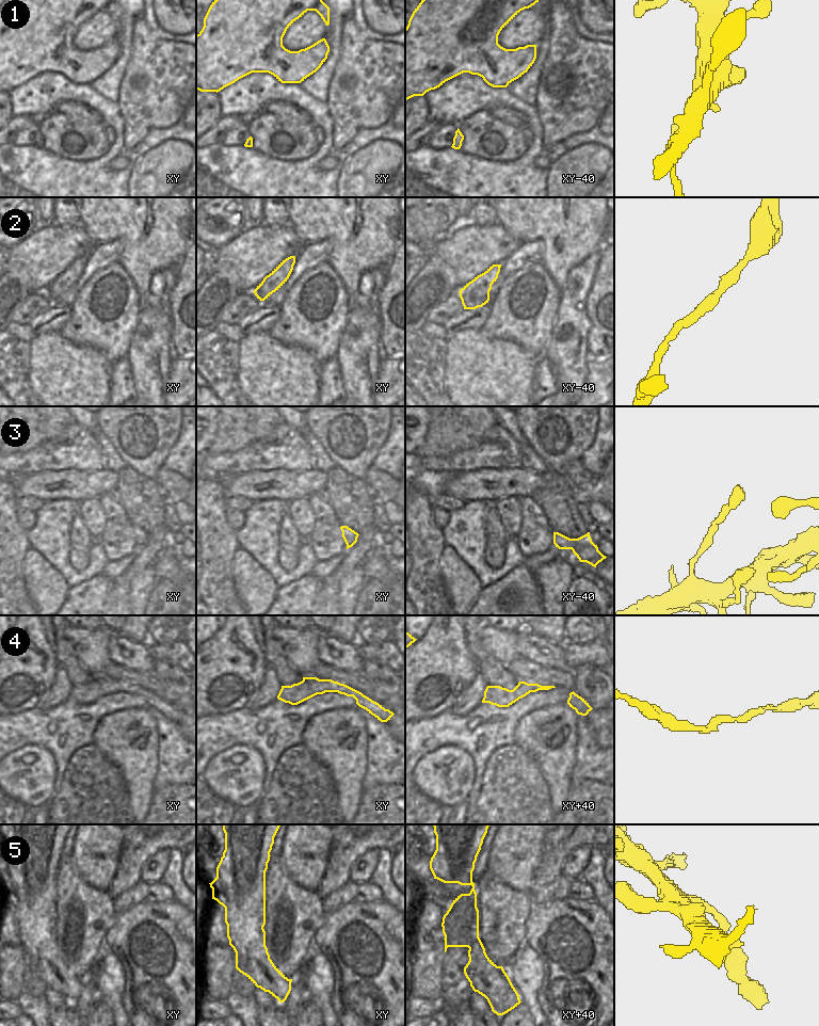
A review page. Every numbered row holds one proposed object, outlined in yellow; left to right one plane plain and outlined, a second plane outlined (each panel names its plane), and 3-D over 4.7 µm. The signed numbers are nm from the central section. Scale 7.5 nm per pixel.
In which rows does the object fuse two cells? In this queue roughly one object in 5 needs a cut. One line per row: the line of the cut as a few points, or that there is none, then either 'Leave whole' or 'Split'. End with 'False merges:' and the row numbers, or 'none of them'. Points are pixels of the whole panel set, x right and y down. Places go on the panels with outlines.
1: No split. Leave whole
2: No split. Leave whole
3: No split. Leave whole
4: No split. Leave whole
5: No split. Leave whole
False merges: none of them.

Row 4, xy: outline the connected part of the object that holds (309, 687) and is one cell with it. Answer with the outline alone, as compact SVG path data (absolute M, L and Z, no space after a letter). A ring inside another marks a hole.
M303 677L303 680L298 684L282 686L277 699L291 705L298 705L317 694L325 692L338 692L347 696L353 696L359 707L366 709L381 722L387 722L395 715L389 709L385 709L379 703L344 684L317 677Z

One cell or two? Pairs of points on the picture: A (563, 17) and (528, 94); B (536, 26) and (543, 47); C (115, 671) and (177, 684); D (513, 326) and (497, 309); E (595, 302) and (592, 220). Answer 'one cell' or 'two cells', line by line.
A: two cells
B: two cells
C: two cells
D: one cell
E: two cells

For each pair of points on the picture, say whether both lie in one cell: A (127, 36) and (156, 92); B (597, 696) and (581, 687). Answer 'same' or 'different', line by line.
A: different
B: same

